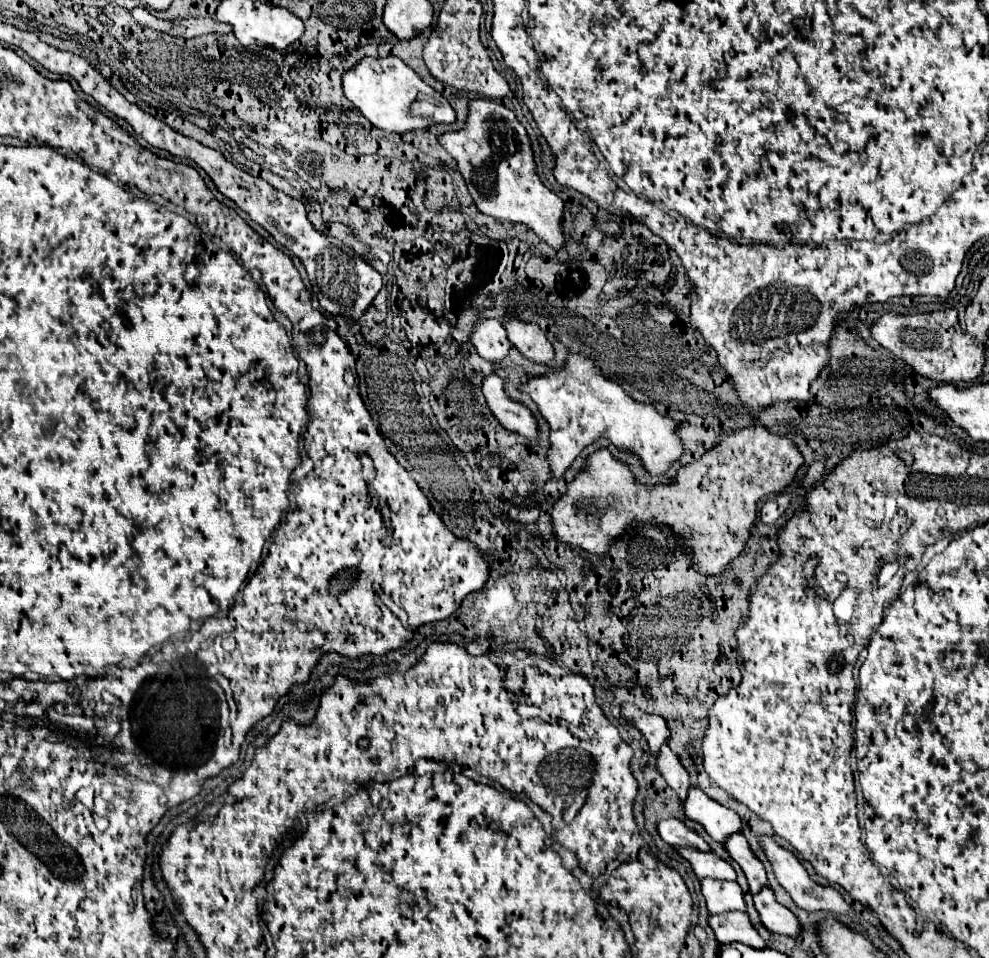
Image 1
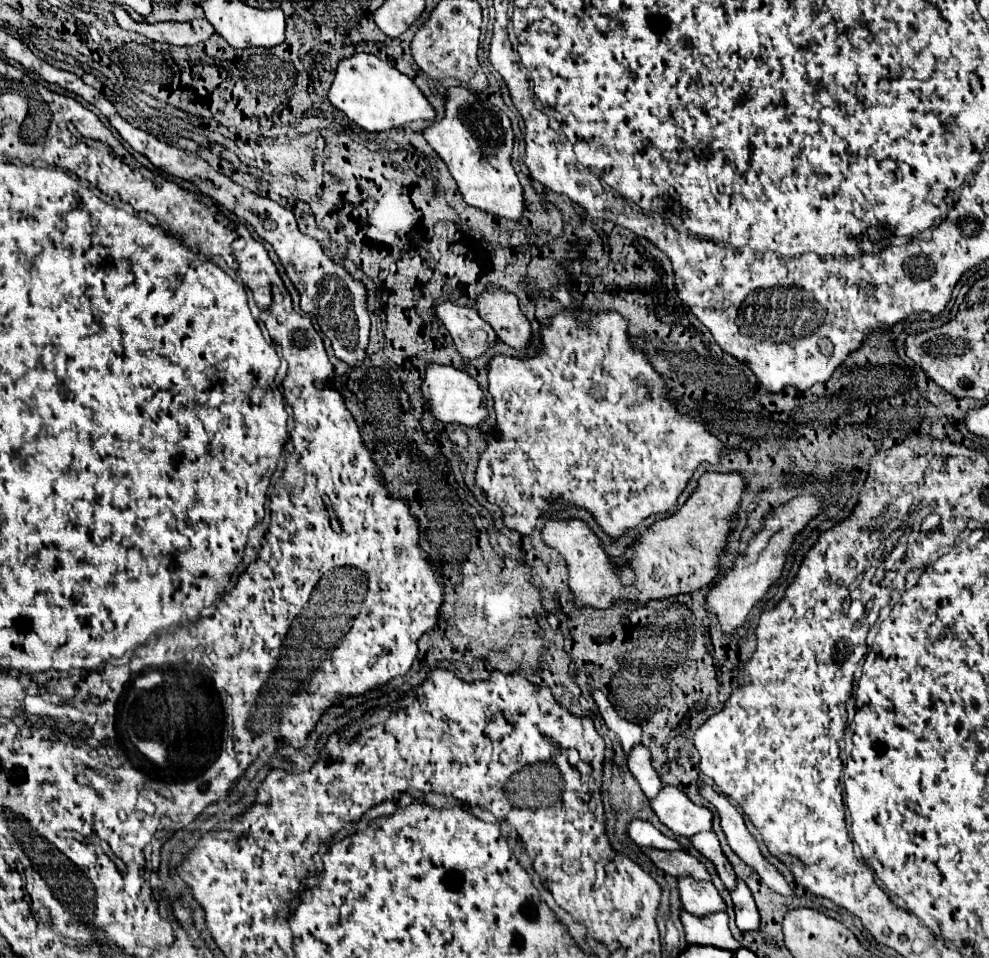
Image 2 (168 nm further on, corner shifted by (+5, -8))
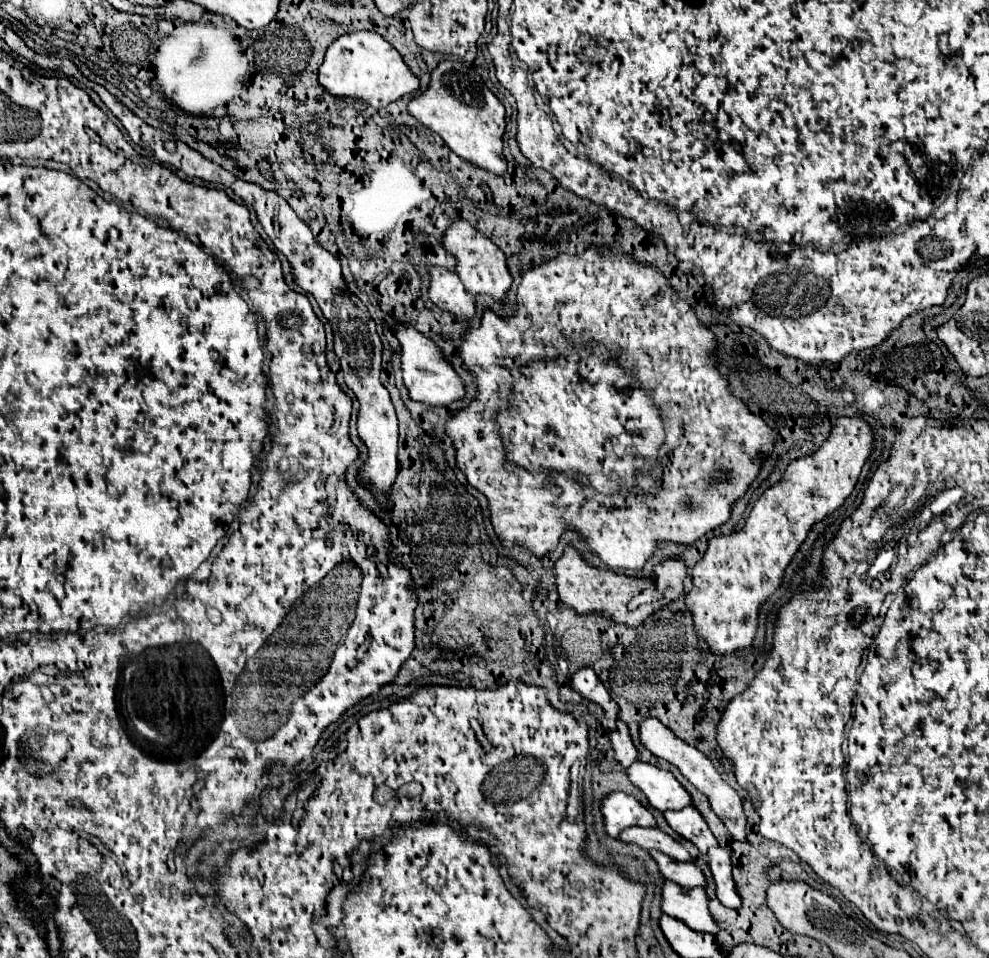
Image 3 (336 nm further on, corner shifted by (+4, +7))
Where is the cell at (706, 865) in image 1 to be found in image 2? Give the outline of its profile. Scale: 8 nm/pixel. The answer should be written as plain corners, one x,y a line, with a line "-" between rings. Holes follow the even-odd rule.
642,848
642,852
666,874
672,874
676,878
690,876
696,880
706,880
706,882
710,880
710,872
706,870
706,866
684,850
666,852
666,850
656,850
656,848

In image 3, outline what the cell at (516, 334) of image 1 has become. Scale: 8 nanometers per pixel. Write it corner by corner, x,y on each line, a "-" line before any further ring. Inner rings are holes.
463,219
451,221
451,225
447,227
447,231
441,237
441,245
447,253
451,253
455,257
455,261
457,261
455,273
461,277
461,281
469,293
473,293
473,295
487,293
495,299
505,297
505,293
511,287
511,275
505,265
505,255
489,237
479,233
479,229
475,225
471,225
469,221
463,221

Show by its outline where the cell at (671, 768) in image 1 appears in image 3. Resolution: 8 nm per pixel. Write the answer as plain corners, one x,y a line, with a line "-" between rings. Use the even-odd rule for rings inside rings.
623,721
617,723
617,731
613,731
609,735
611,739
611,747
615,751
615,759
617,763
621,763
623,767
629,767
633,761
637,761
637,751
635,745
629,737
629,729
623,725

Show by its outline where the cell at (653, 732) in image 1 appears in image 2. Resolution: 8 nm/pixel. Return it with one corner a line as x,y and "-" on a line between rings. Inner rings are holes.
594,690
592,696
594,696
594,700
596,700
598,708
600,708
600,714
602,714
606,726
608,726
612,732
618,734
624,752
630,754
636,744
642,744
642,728
640,728
640,724
630,722
630,720
618,716
618,712
614,710
614,706
610,704
610,700
606,698
604,692

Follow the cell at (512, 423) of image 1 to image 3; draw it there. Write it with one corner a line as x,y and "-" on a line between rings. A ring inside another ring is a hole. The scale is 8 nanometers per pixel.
399,325
397,327
397,339
401,343
401,371
403,371
403,383
409,391
409,397
413,401
425,403
425,405
451,405
453,401
461,401
465,397
465,387
459,379
459,375
453,371
453,367
443,359
441,349
423,337
415,327
411,325

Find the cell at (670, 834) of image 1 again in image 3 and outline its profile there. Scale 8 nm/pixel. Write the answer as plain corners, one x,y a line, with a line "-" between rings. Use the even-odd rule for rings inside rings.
623,791
609,793
601,801
599,811
603,815
605,833
613,839
617,837
617,833
621,833
621,829
629,825
655,825
653,815
633,795
627,795

